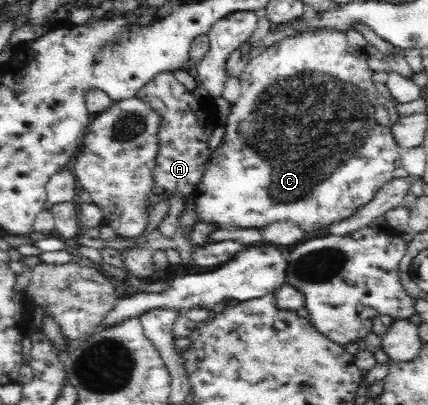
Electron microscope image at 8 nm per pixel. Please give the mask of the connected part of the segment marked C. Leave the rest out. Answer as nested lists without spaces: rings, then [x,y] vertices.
[[[320,28],[302,33],[289,33],[281,37],[279,42],[263,50],[259,56],[254,56],[249,60],[239,77],[242,94],[237,104],[231,107],[225,124],[227,131],[223,141],[212,150],[210,162],[206,165],[204,176],[197,186],[195,200],[197,219],[217,223],[220,229],[257,228],[261,230],[273,222],[291,222],[295,226],[299,226],[299,229],[305,234],[321,233],[328,230],[333,223],[353,216],[358,208],[373,200],[384,184],[393,181],[393,171],[402,167],[402,161],[397,151],[399,148],[391,135],[393,124],[389,124],[389,126],[379,124],[376,120],[375,109],[377,106],[386,106],[390,122],[397,121],[399,115],[397,110],[391,107],[390,102],[377,93],[372,84],[373,71],[365,63],[367,55],[368,50],[349,46],[345,31]]]

